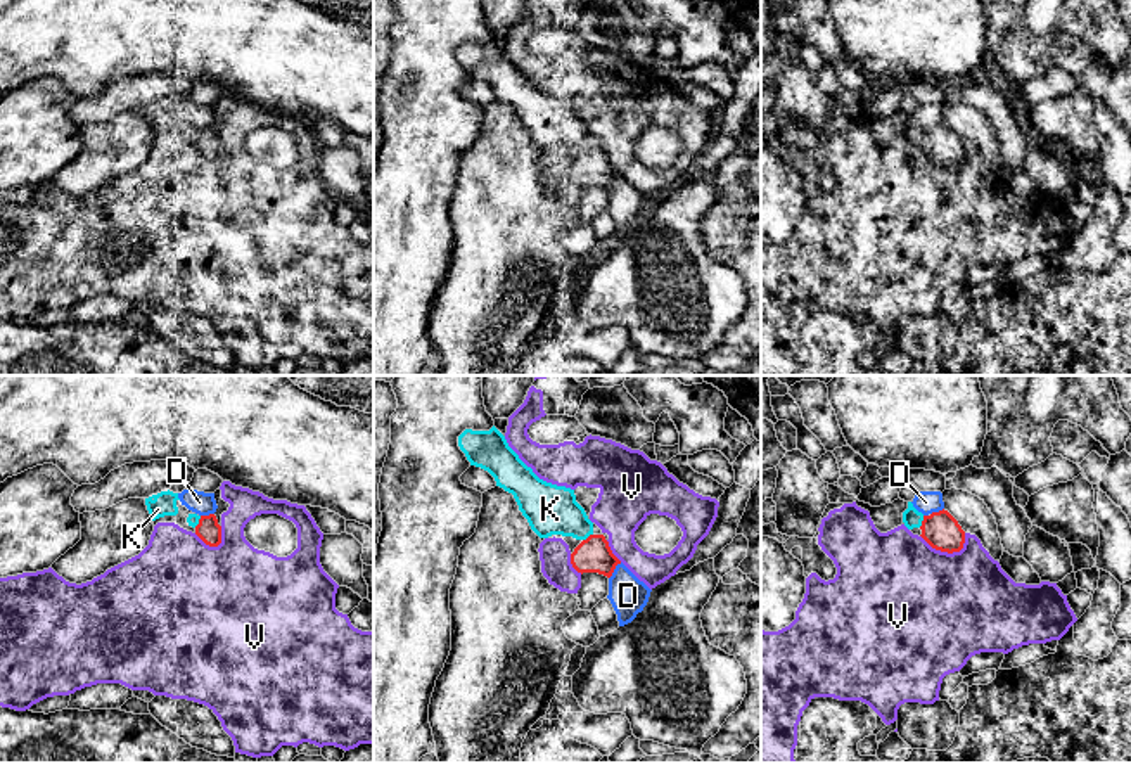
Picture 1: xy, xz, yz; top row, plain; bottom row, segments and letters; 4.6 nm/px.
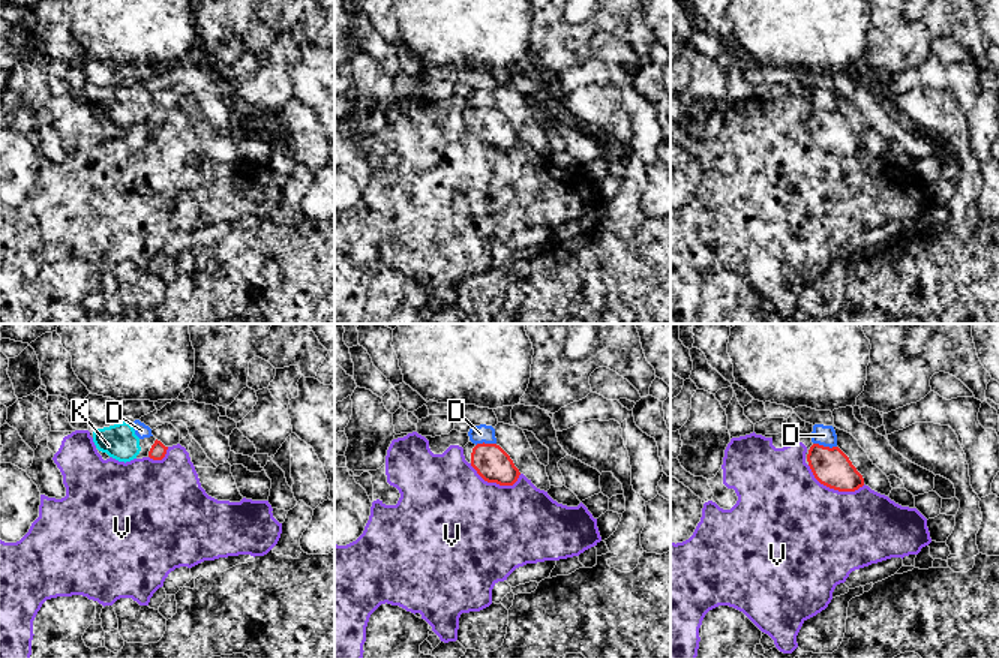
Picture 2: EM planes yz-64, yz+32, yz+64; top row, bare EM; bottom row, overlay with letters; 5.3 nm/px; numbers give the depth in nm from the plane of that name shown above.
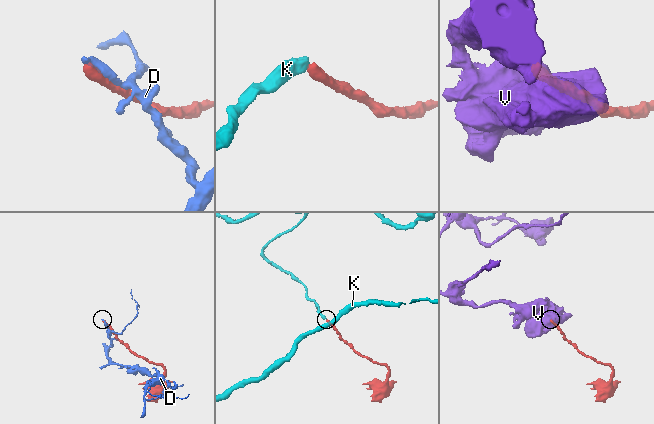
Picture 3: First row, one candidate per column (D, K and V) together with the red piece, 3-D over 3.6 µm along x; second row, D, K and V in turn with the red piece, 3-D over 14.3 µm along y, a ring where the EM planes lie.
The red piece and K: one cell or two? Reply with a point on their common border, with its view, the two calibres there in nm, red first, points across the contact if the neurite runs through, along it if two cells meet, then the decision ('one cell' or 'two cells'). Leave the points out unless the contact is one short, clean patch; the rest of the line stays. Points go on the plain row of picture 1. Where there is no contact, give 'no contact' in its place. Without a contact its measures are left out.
yz (922, 134) | 170/90 nm | one cell

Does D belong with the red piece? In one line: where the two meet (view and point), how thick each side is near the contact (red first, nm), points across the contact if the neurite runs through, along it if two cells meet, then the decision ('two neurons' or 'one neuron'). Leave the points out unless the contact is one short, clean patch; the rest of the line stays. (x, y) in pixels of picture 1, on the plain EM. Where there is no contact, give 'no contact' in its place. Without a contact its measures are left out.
contact xz (614, 180); calibres 160 and 180 nm; two neurons

